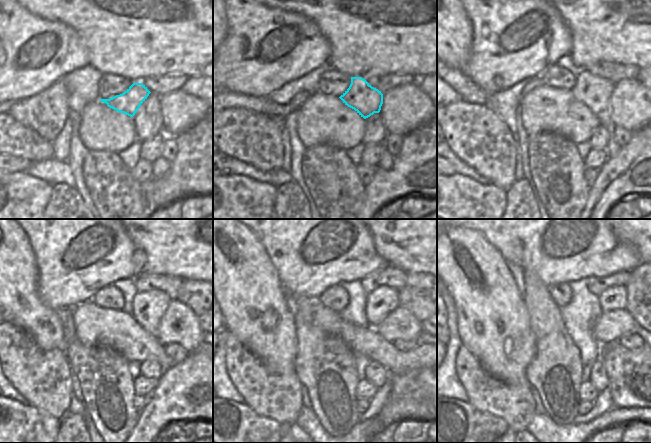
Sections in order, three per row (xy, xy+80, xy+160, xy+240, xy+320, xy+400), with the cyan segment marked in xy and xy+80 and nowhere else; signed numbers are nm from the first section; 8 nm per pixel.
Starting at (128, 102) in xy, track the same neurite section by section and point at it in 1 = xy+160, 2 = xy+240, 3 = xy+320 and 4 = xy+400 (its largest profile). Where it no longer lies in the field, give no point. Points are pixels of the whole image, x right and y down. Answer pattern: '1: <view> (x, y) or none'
1: xy+160 (594, 92)
2: xy+240 (148, 308)
3: xy+320 (383, 300)
4: xy+400 (614, 298)

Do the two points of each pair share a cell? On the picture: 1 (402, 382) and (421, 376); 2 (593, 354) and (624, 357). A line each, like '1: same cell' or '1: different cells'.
1: same cell
2: different cells

